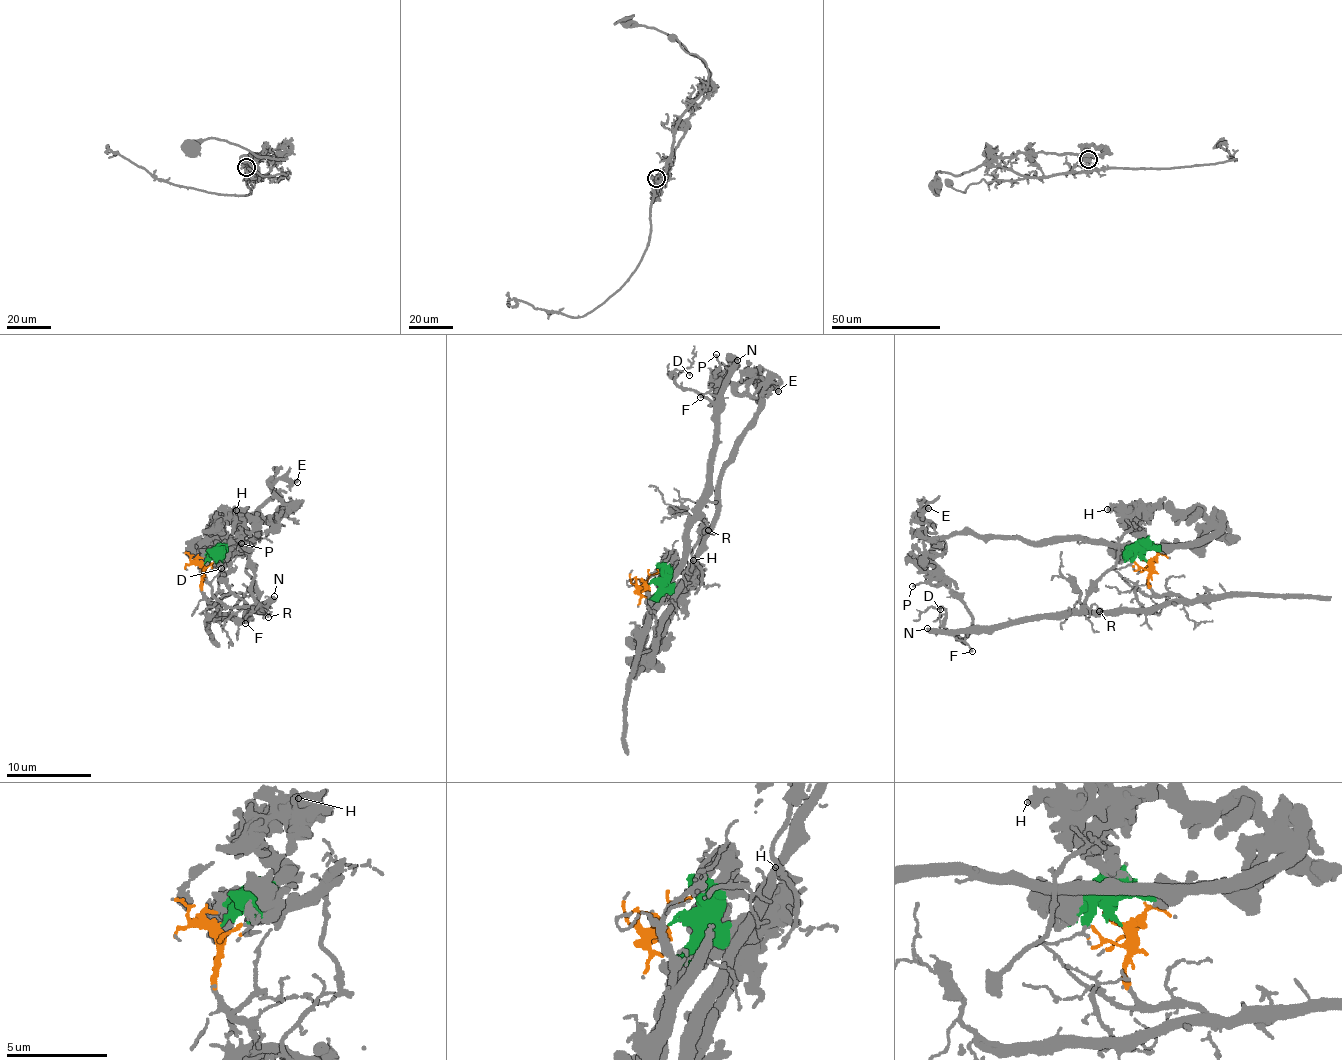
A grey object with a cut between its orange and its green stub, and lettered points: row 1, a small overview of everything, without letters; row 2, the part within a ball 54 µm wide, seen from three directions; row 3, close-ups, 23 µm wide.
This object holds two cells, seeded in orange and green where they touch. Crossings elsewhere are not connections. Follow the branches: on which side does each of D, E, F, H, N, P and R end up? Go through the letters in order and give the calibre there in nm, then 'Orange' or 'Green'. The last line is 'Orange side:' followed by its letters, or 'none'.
D: Thickness 120 nm. Orange
E: Thickness 300 nm. Green
F: Thickness 120 nm. Orange
H: Thickness 400 nm. Green
N: Thickness 320 nm. Orange
P: Thickness 140 nm. Green
R: Thickness 160 nm. Orange
Orange side: D, F, N, R

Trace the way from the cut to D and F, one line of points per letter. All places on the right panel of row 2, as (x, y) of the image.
D: (1146, 560), (1151, 589), (1180, 598), (1152, 609), (1069, 611), (976, 628), (964, 642), (943, 626), (941, 609)
F: (1146, 560), (1151, 589), (1178, 596), (1173, 603), (1120, 612), (1069, 611), (969, 630), (964, 643), (971, 652)

